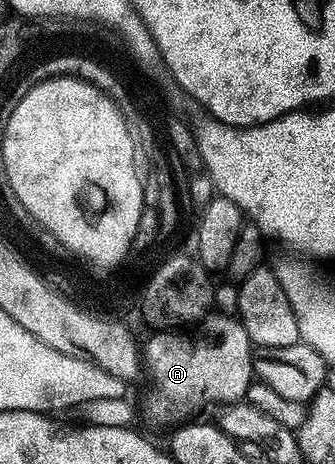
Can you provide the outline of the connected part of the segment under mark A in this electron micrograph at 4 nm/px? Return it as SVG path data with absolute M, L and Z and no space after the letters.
M220 314L206 315L200 325L201 332L194 336L180 336L177 330L161 330L158 336L143 344L143 368L149 371L149 380L153 385L145 396L145 412L161 424L180 425L188 421L204 404L224 406L245 400L245 392L254 383L253 357L255 346L249 341L247 330L240 319Z

